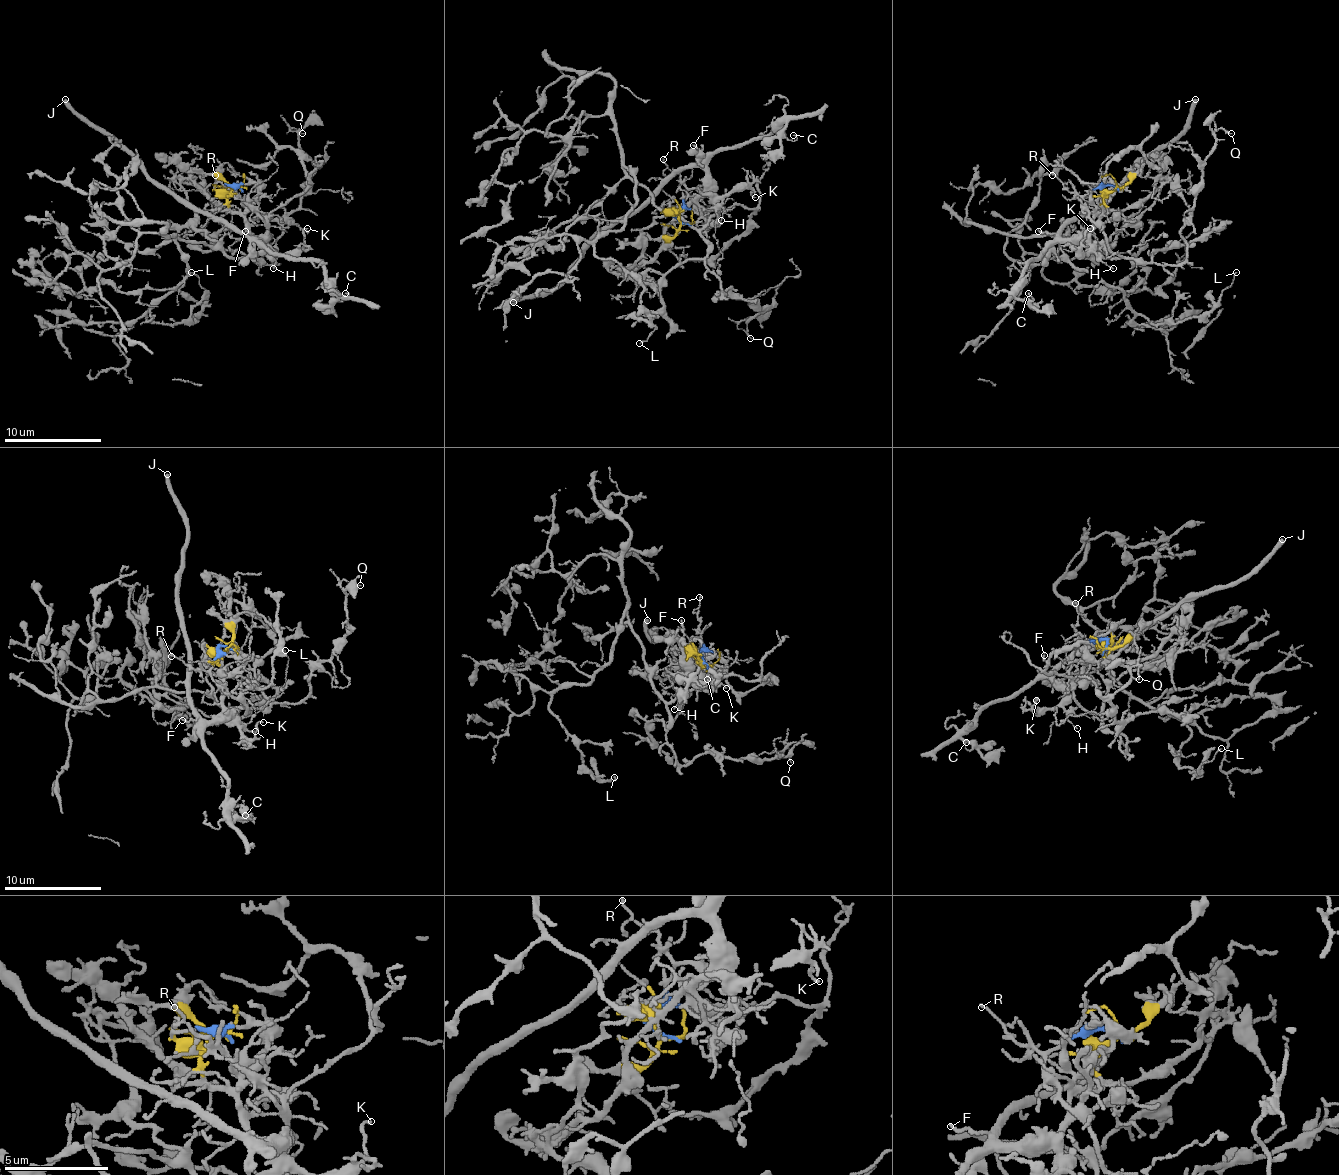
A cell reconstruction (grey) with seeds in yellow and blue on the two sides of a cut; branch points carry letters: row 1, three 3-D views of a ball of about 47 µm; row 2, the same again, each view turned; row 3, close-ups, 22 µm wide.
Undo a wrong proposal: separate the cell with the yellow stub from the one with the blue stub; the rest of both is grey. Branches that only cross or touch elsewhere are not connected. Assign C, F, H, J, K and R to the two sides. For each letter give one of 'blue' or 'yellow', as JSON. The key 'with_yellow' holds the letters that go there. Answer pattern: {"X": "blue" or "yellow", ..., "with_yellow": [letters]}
{"C": "yellow", "F": "yellow", "H": "yellow", "J": "yellow", "K": "yellow", "R": "blue", "with_yellow": ["C", "F", "H", "J", "K"]}

